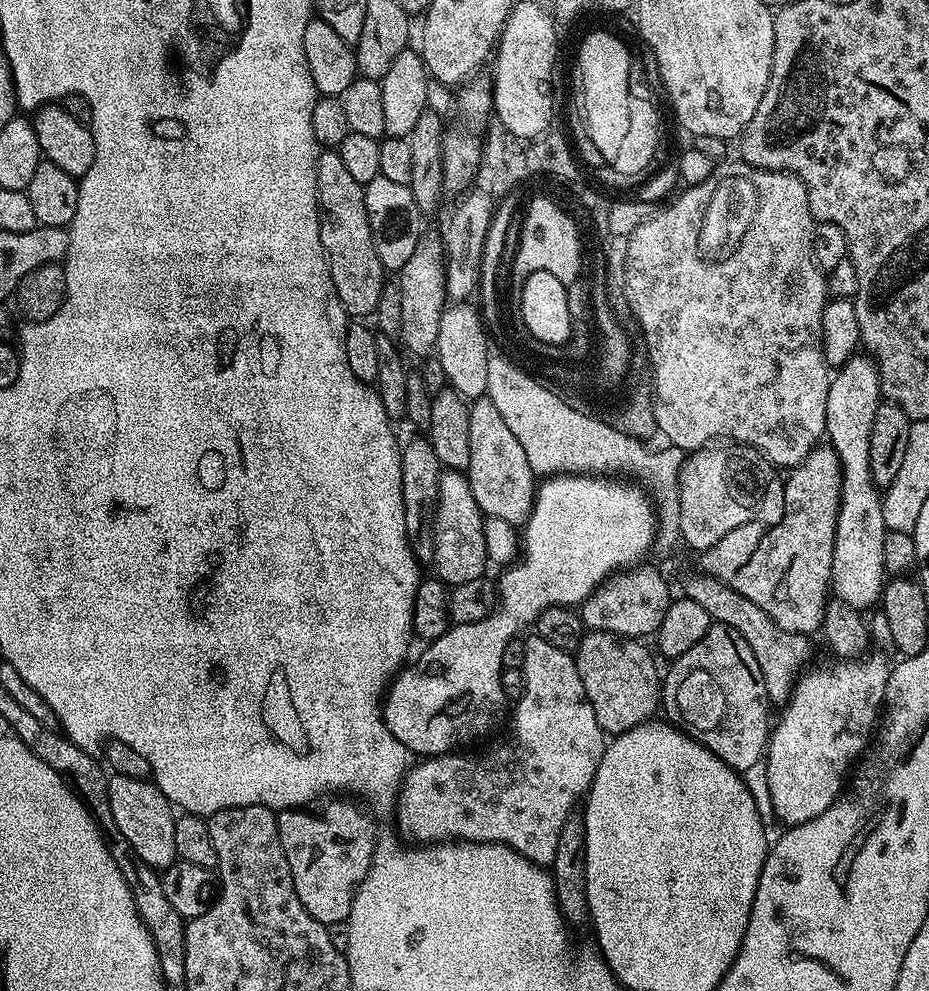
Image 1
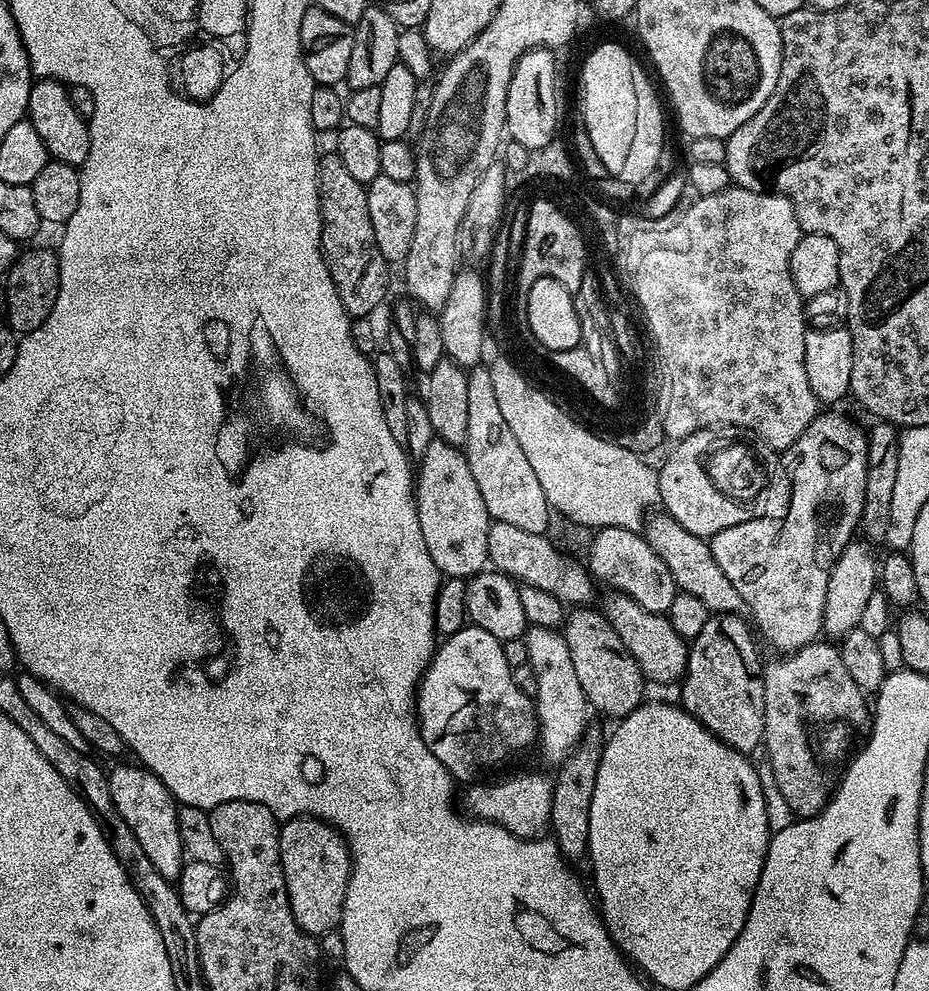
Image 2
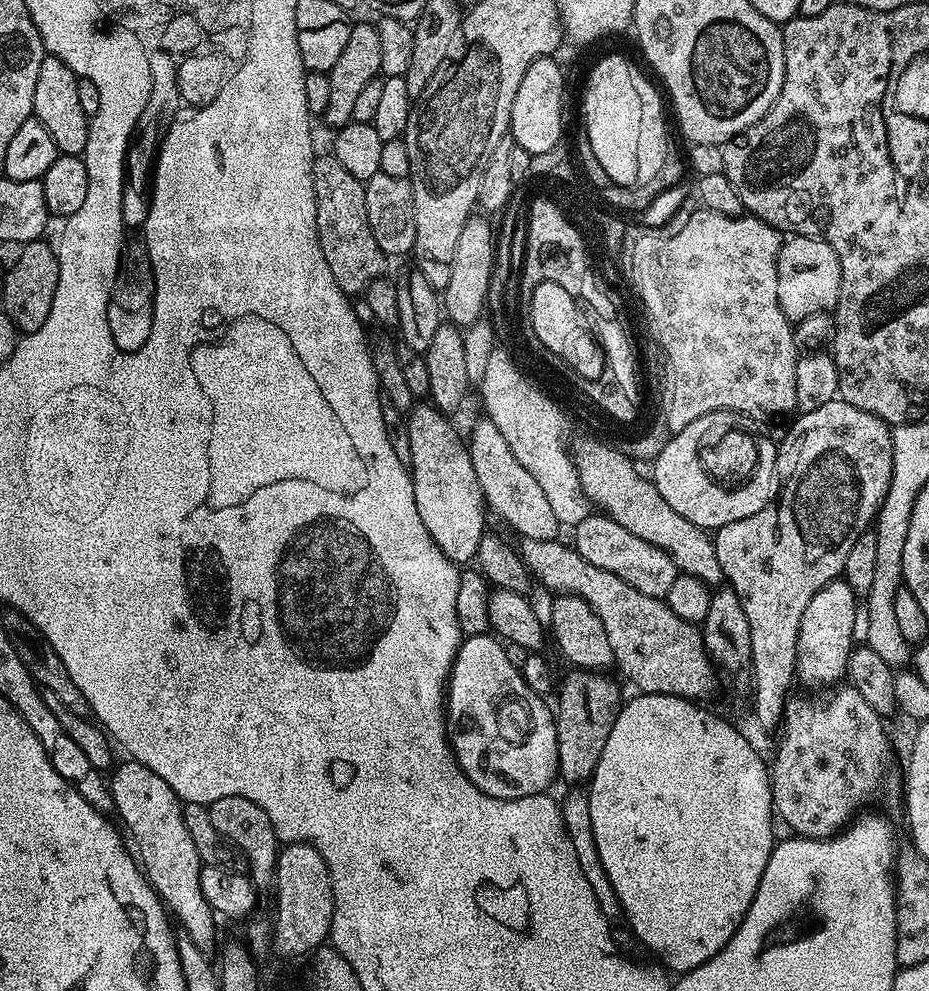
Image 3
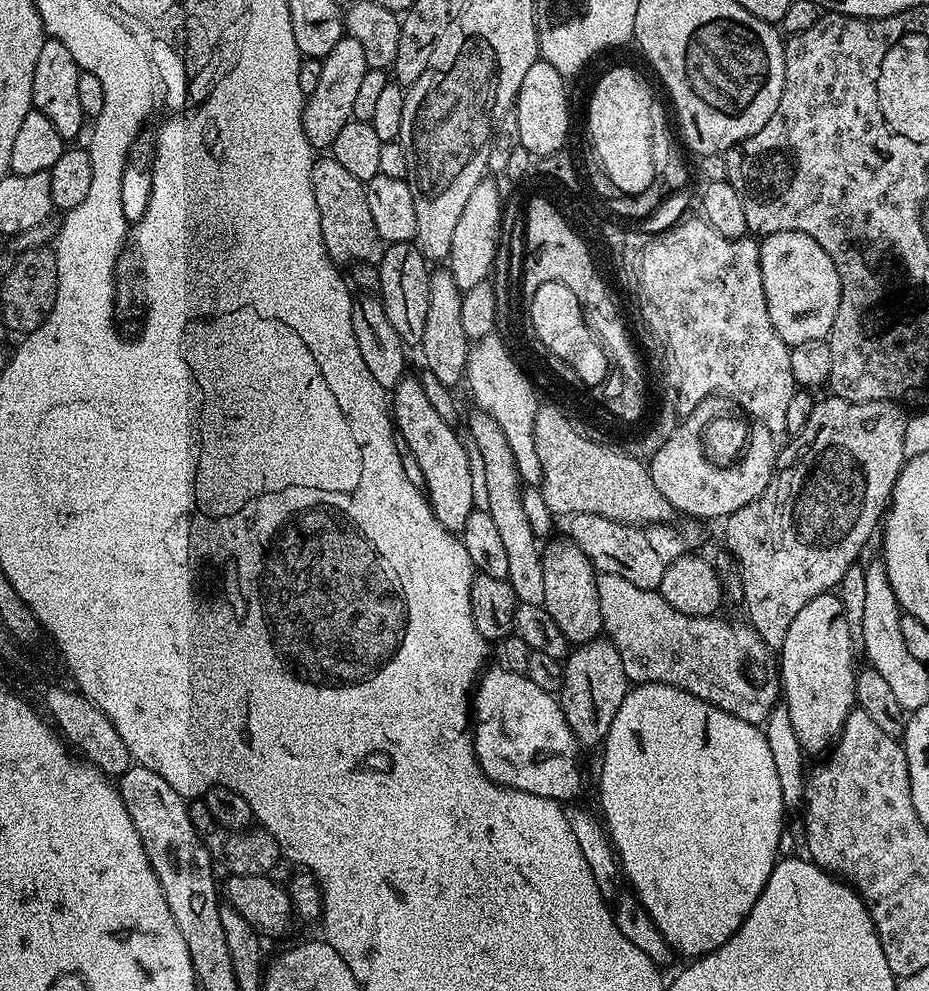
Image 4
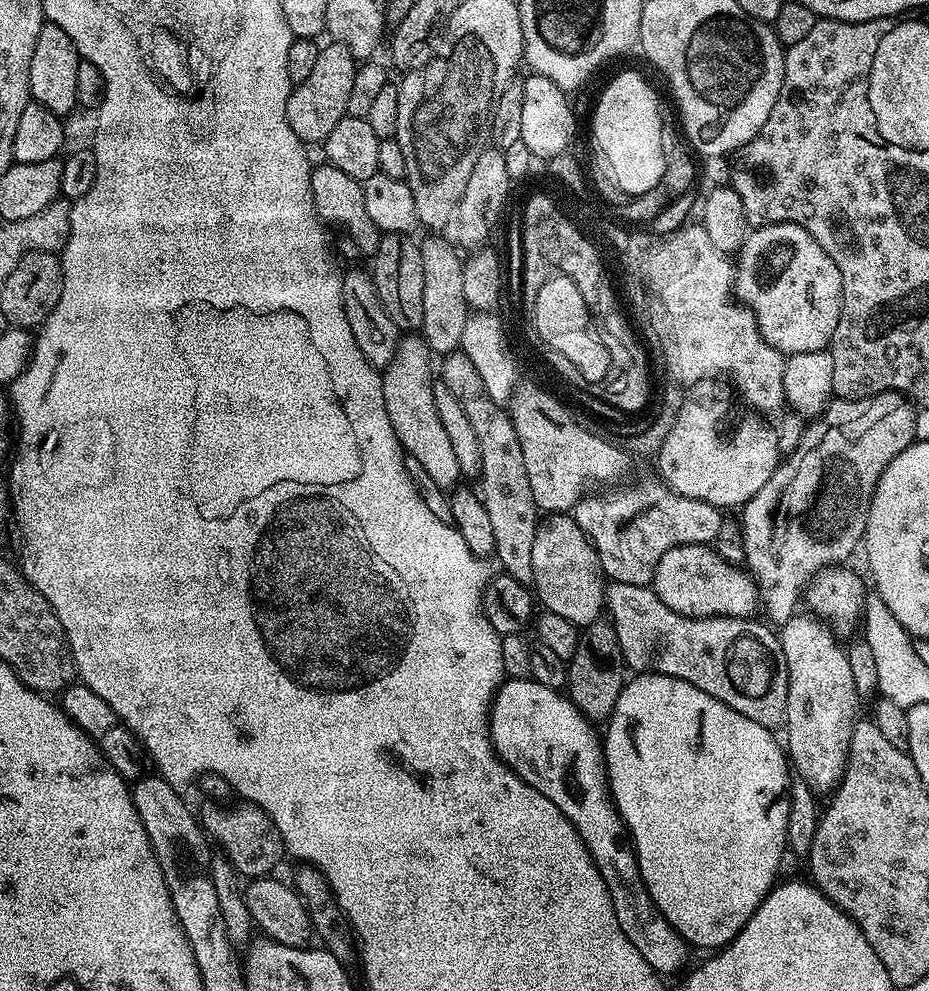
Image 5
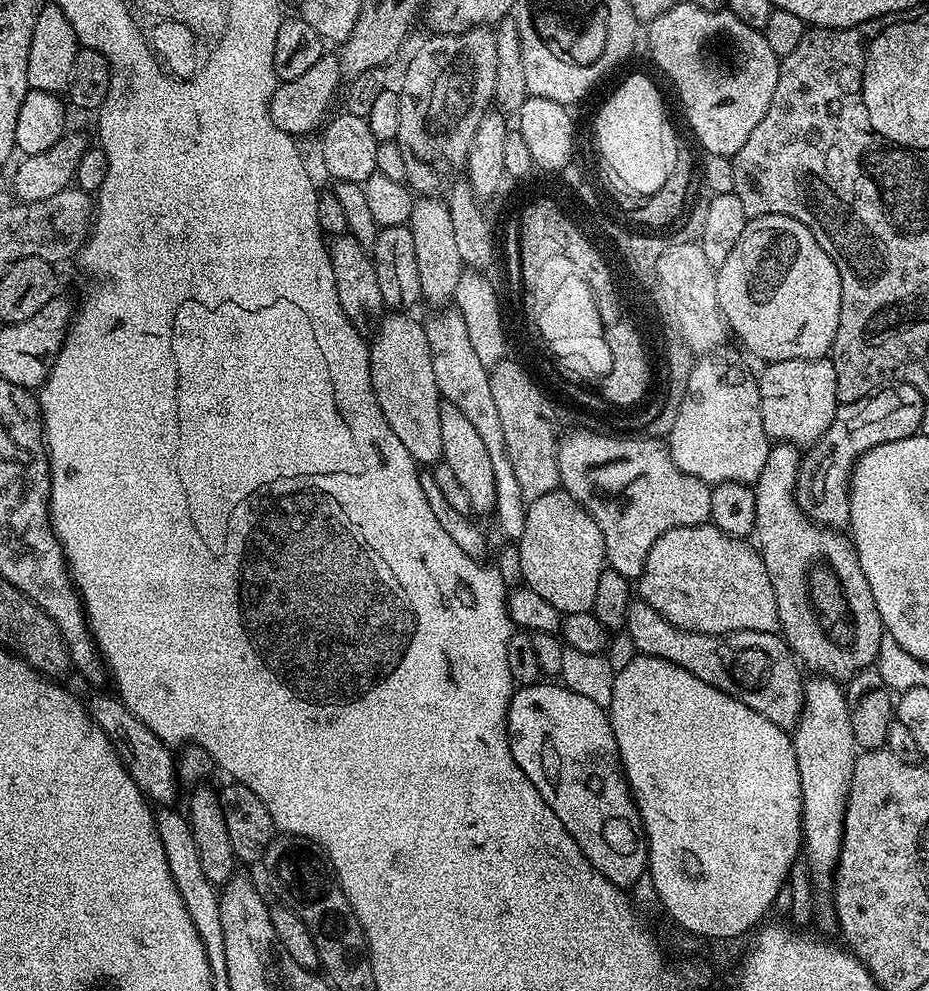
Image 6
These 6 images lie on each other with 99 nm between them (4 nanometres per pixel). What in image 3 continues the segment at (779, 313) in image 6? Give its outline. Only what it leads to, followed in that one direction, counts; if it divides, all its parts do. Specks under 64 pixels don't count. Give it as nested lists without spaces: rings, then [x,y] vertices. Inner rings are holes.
[[[793,235],[780,245],[778,254],[778,296],[788,319],[798,322],[810,314],[836,307],[840,296],[840,263],[826,241],[815,236]]]

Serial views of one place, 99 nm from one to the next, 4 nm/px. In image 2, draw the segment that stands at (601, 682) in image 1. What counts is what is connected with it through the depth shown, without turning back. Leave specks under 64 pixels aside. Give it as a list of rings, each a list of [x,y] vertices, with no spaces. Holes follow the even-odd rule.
[[[592,606],[573,607],[565,615],[562,631],[566,646],[570,646],[570,658],[574,661],[578,682],[595,711],[597,708],[604,716],[623,718],[645,703],[646,681],[638,662],[634,662],[630,650],[622,646],[622,638],[618,638],[614,626],[603,614],[597,609],[595,612]]]

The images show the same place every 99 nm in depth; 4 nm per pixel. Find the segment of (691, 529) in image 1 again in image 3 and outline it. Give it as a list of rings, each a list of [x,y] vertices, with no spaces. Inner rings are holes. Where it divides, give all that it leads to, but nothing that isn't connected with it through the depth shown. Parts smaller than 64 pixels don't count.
[[[676,434],[668,439],[662,454],[658,454],[655,460],[651,461],[650,479],[656,485],[658,494],[662,494],[662,498],[666,498],[667,504],[673,510],[678,510],[678,514],[682,514],[682,518],[694,522],[694,526],[699,528],[715,530],[726,526],[727,523],[738,522],[740,519],[748,518],[763,510],[760,506],[760,500],[764,500],[764,496],[760,496],[760,492],[765,492],[767,488],[773,487],[777,451],[778,448],[775,443],[771,444],[770,439],[762,438],[760,469],[755,479],[746,488],[740,489],[740,492],[725,493],[713,487],[701,475],[699,458],[697,454],[694,454],[688,437],[683,434]]]

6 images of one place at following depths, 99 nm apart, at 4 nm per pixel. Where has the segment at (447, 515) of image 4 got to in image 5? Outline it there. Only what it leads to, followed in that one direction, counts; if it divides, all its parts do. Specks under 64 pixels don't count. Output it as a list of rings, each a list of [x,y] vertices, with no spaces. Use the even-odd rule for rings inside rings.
[[[408,334],[396,345],[396,353],[391,362],[382,369],[382,398],[386,406],[386,414],[390,414],[390,426],[394,426],[394,434],[398,438],[401,448],[409,456],[413,456],[427,473],[437,482],[438,486],[445,490],[457,487],[461,479],[458,461],[454,456],[454,451],[450,447],[449,435],[446,434],[445,427],[442,426],[441,419],[438,418],[437,407],[434,406],[434,359],[428,343],[419,335]]]

